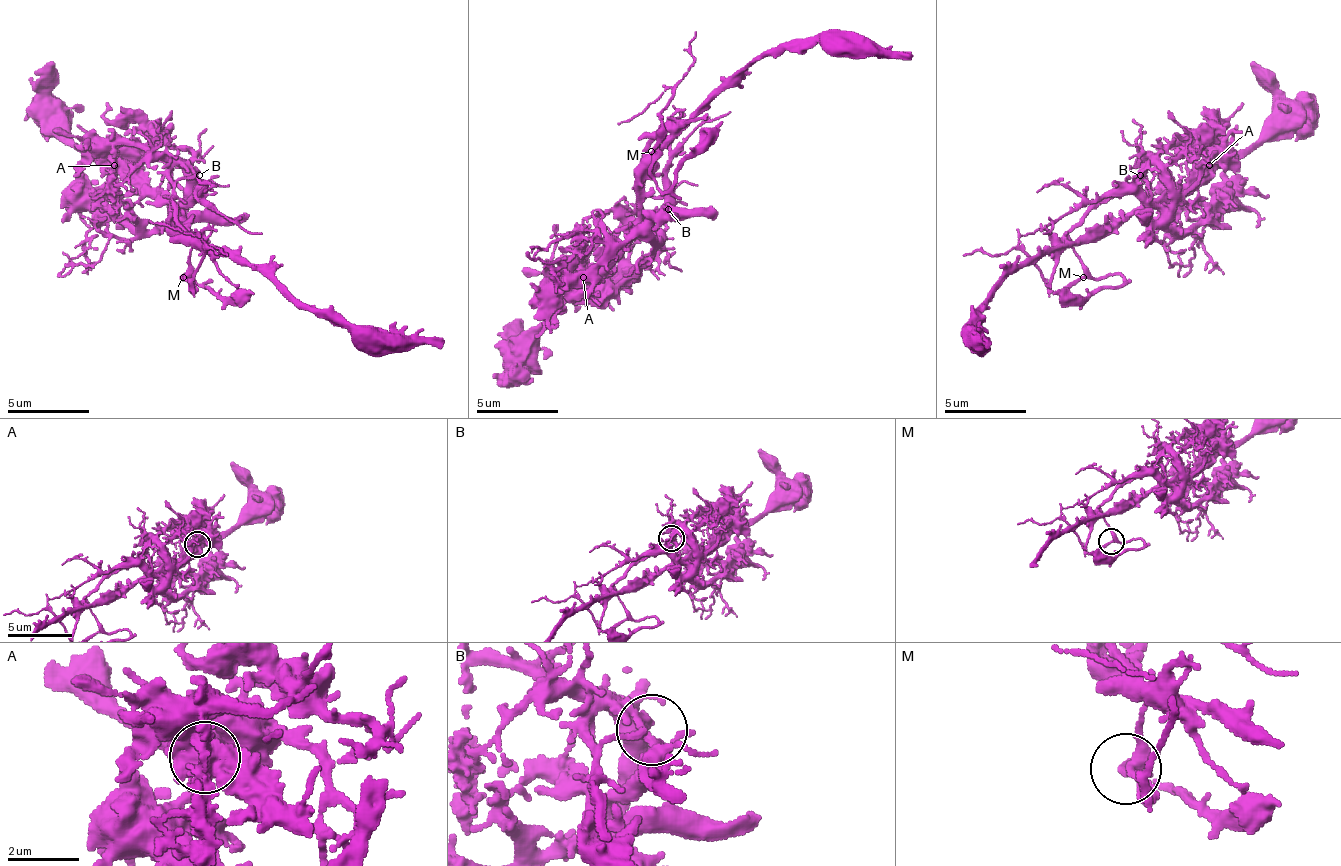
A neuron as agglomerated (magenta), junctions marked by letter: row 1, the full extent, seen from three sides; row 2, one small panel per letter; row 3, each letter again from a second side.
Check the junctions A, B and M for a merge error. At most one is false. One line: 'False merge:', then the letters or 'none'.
False merge: A

